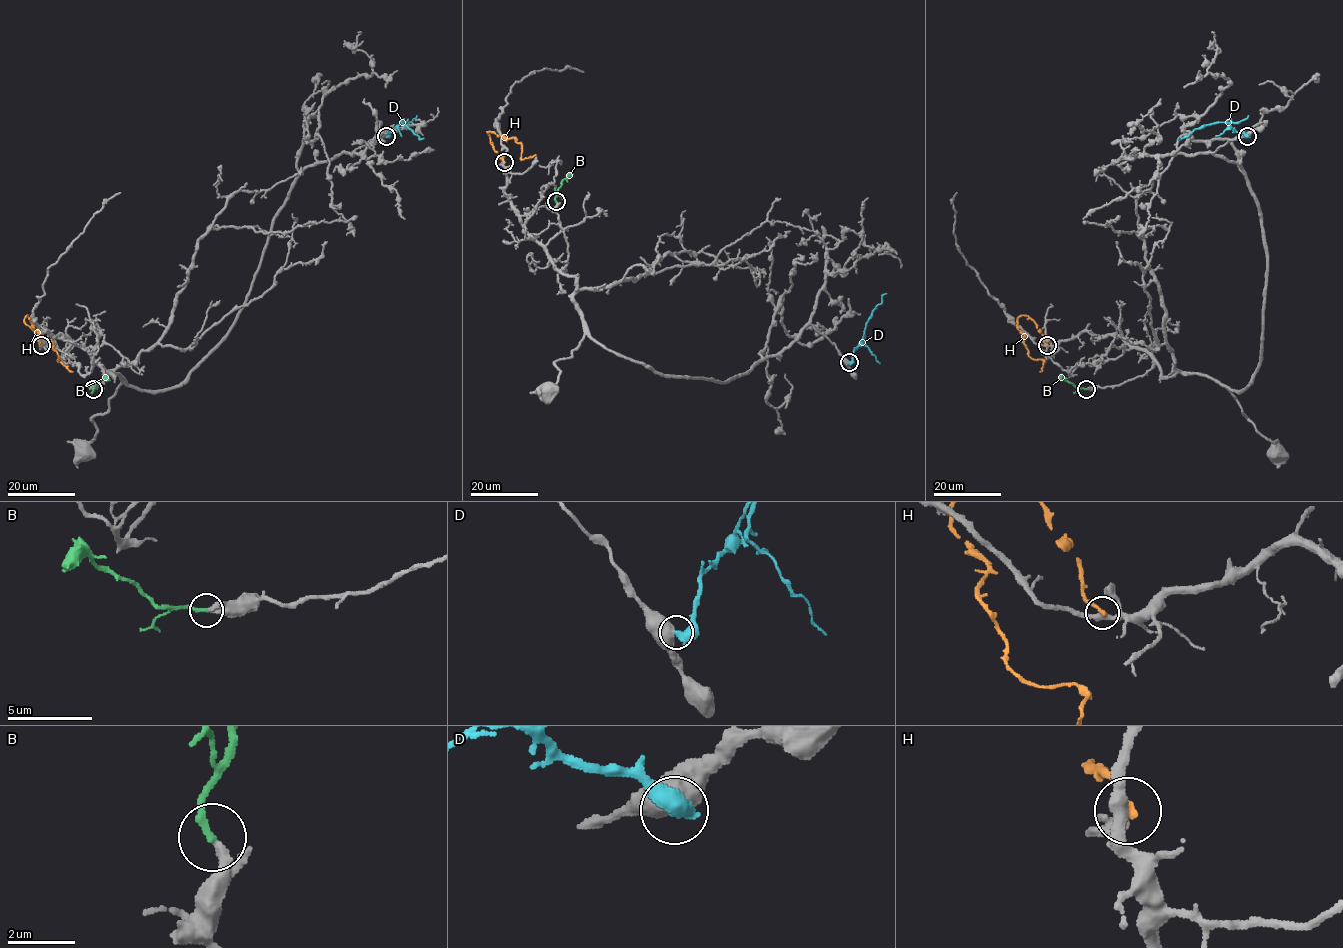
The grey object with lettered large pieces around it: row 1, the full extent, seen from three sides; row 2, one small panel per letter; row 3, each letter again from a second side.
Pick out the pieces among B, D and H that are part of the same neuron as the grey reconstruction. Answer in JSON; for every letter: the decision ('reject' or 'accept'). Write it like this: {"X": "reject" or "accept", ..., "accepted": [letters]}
{"B": "accept", "D": "reject", "H": "reject", "accepted": ["B"]}

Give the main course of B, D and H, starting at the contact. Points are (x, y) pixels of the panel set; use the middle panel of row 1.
B: (556, 201), (562, 181), (573, 173)
D: (848, 362), (863, 343), (865, 324), (872, 310), (887, 294)
H: (504, 162), (487, 133), (515, 138), (522, 145), (523, 159), (535, 155)

